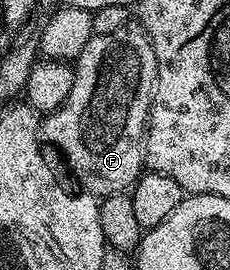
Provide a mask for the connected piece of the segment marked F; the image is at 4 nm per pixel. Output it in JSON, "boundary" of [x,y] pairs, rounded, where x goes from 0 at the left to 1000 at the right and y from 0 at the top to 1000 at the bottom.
{"boundary":[[[561,78],[530,107],[496,107],[496,122],[461,122],[457,130],[404,130],[400,144],[374,167],[374,181],[357,181],[357,196],[322,226],[322,259],[330,296],[304,330],[304,344],[287,359],[287,374],[248,411],[196,422],[183,441],[183,500],[196,519],[209,515],[278,570],[278,589],[296,600],[304,630],[330,644],[330,663],[352,678],[361,704],[387,722],[422,730],[457,730],[504,722],[522,711],[552,711],[574,681],[609,659],[617,622],[626,619],[626,507],[643,478],[643,407],[661,385],[661,333],[678,322],[678,215],[670,211],[670,181],[661,156],[643,144],[643,126],[613,107],[604,81]]]}

